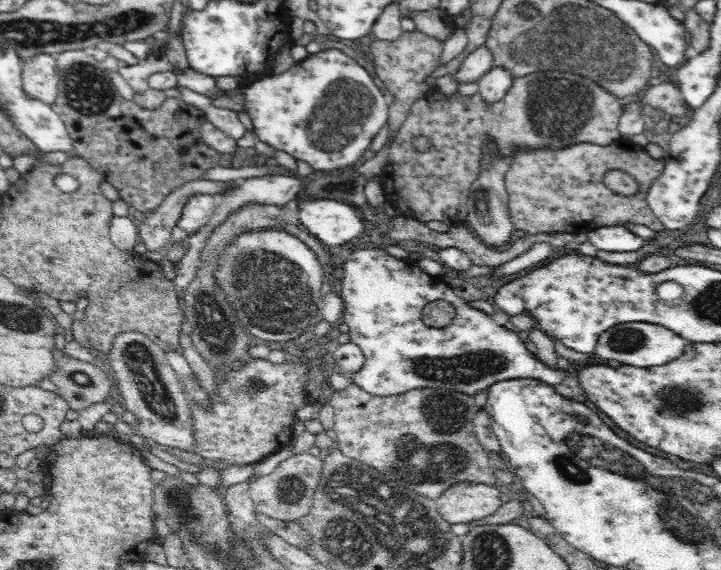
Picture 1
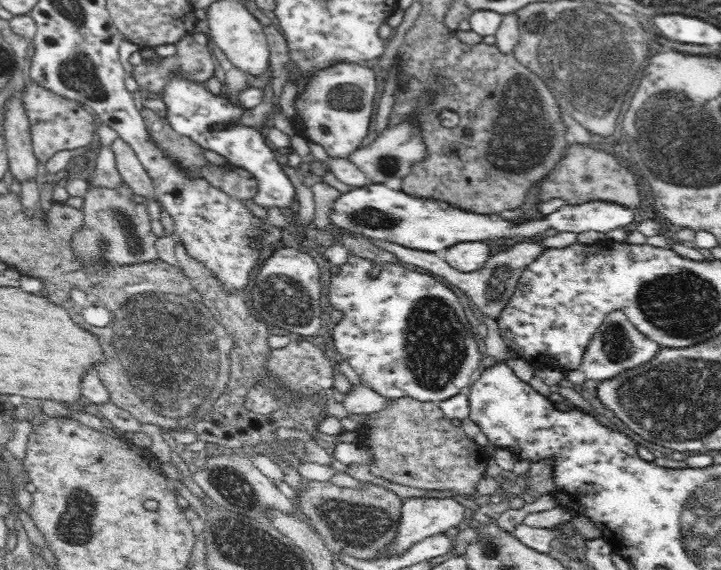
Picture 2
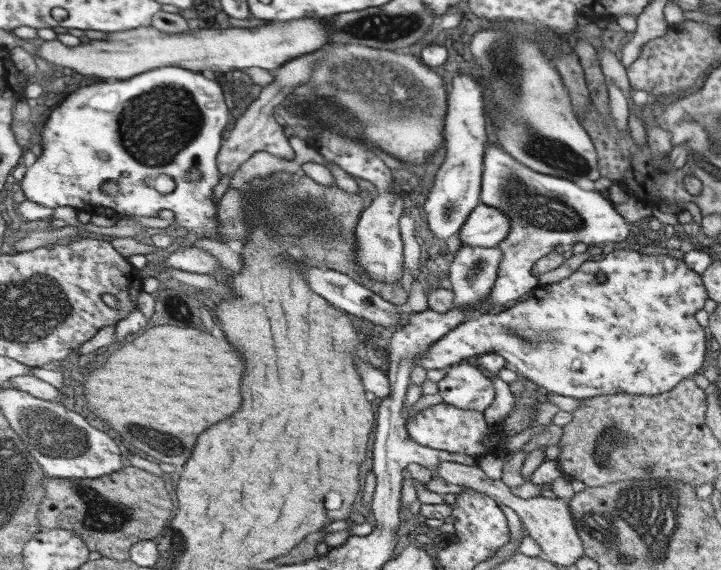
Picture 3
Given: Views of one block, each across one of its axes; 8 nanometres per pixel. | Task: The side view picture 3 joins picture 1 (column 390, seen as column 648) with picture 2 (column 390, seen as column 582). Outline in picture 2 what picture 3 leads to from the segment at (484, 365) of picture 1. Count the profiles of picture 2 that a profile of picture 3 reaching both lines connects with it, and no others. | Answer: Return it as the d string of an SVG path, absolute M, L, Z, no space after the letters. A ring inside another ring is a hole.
M349 254L340 272L331 276L330 304L343 312L343 318L335 324L332 332L332 347L356 371L360 384L388 399L410 397L420 402L436 403L467 392L479 374L483 358L474 337L475 328L470 325L458 296L444 280L428 272L423 274L406 269L400 263L388 263L382 266L377 277L370 277L368 272L373 266L372 261Z

